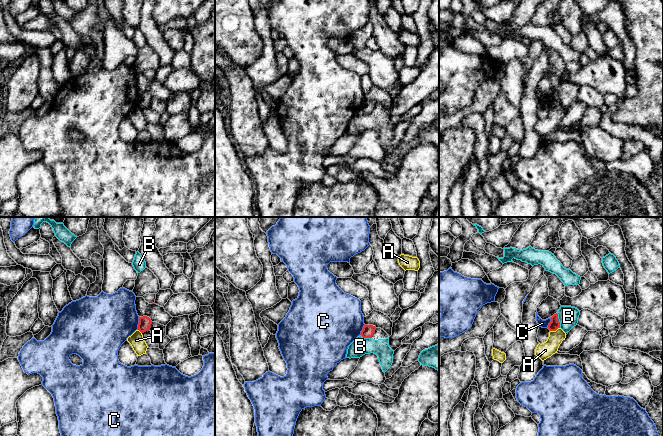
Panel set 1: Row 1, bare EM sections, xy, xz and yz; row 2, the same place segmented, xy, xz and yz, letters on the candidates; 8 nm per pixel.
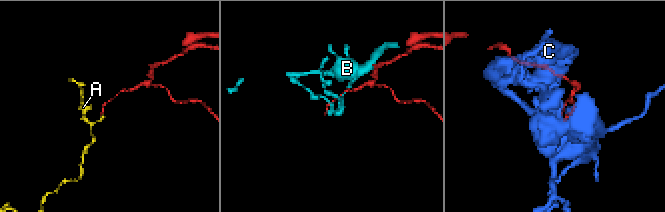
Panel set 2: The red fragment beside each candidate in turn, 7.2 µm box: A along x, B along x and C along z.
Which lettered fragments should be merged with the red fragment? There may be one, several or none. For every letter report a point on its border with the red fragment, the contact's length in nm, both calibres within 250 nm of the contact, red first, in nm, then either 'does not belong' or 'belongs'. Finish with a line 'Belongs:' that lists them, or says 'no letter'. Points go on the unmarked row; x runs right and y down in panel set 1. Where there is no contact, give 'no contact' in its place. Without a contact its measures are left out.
A: yz (554, 106) | 90 nm | 80/130 nm | does not belong
B: yz (558, 96) | 120 nm | 80/160 nm | does not belong
C: xy (139, 99) | 110 nm | 100/420 nm | does not belong
Belongs: no letter

